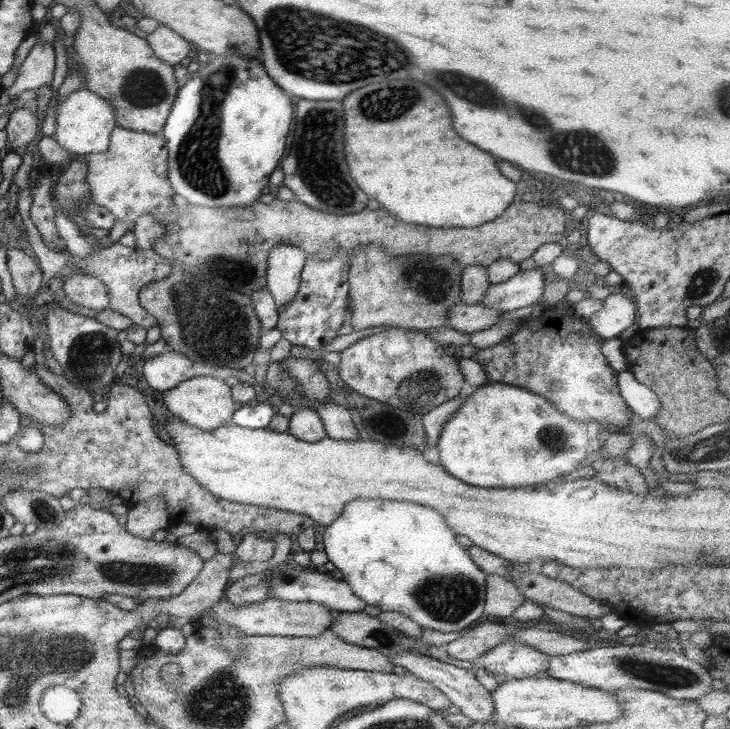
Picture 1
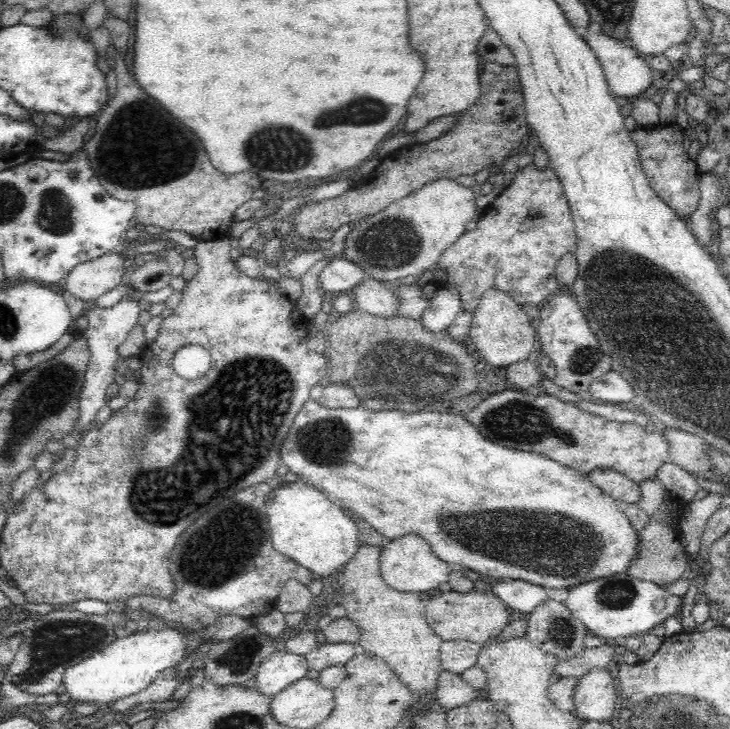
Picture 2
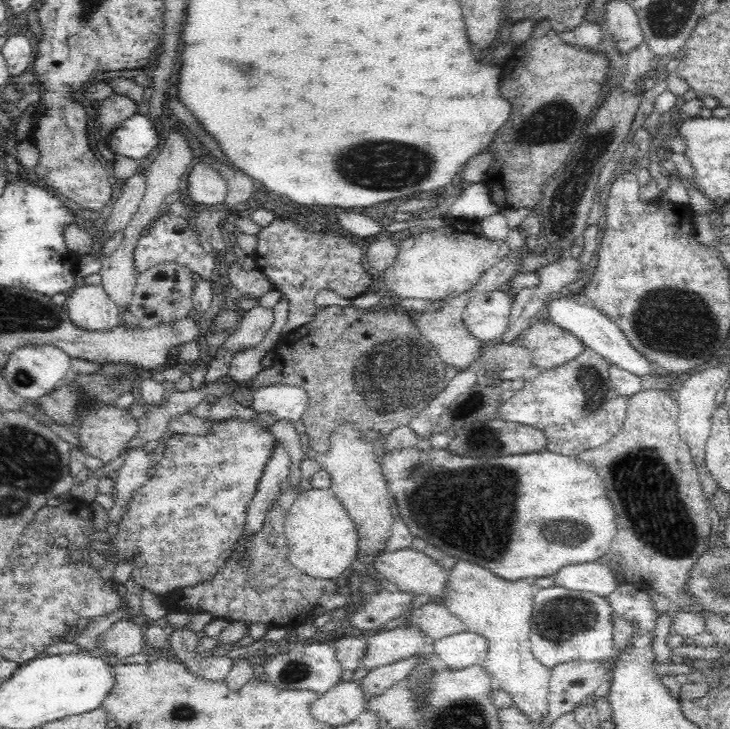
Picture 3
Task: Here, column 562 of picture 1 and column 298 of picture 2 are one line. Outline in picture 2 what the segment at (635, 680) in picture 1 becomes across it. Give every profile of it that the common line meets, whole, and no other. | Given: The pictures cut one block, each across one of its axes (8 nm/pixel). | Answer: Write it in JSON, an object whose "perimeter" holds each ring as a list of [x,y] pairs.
{"perimeter":[[[275,650],[260,663],[256,674],[259,694],[274,697],[294,682],[306,677],[309,671],[305,655]]]}

